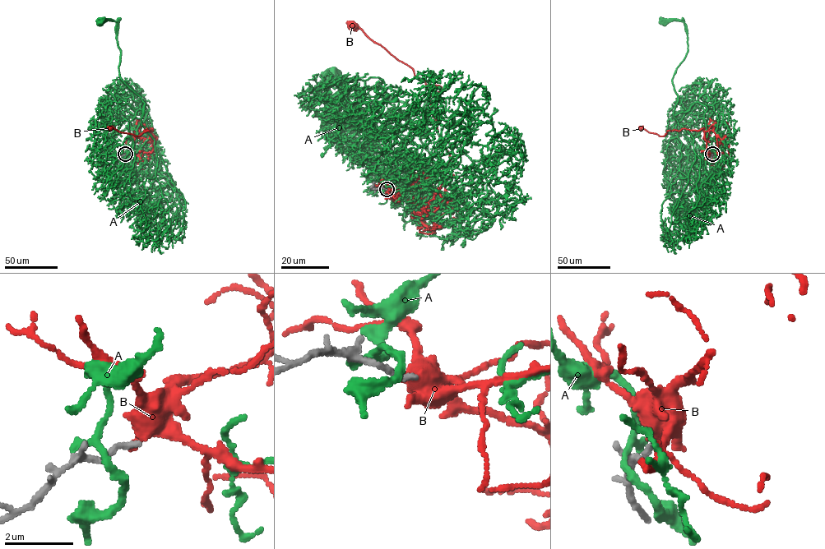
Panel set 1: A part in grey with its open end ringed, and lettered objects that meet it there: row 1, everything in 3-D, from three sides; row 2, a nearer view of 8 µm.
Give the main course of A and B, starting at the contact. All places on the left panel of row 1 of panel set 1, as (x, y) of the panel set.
A: (122, 154), (149, 108), (144, 102), (141, 103), (142, 115), (144, 103), (119, 74), (117, 21), (100, 21)
B: (125, 154), (150, 152), (154, 147), (150, 131), (152, 128), (136, 136), (109, 128)

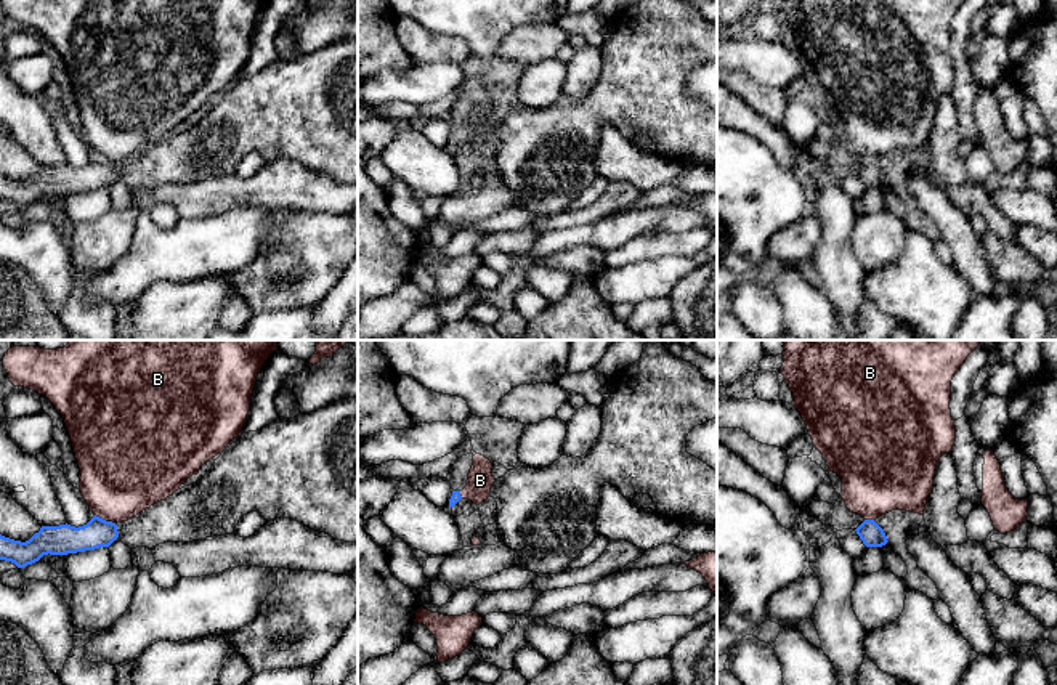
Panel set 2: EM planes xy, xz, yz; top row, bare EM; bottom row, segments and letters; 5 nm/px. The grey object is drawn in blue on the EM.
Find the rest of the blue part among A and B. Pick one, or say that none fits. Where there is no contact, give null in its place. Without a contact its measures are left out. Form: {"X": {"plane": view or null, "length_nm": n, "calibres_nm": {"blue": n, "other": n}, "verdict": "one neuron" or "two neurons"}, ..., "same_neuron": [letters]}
{"A": {"plane": null, "verdict": "two neurons"}, "B": {"plane": "xy", "length_nm": 120, "calibres_nm": {"blue": 150, "other": 420}, "verdict": "two neurons"}, "same_neuron": []}

